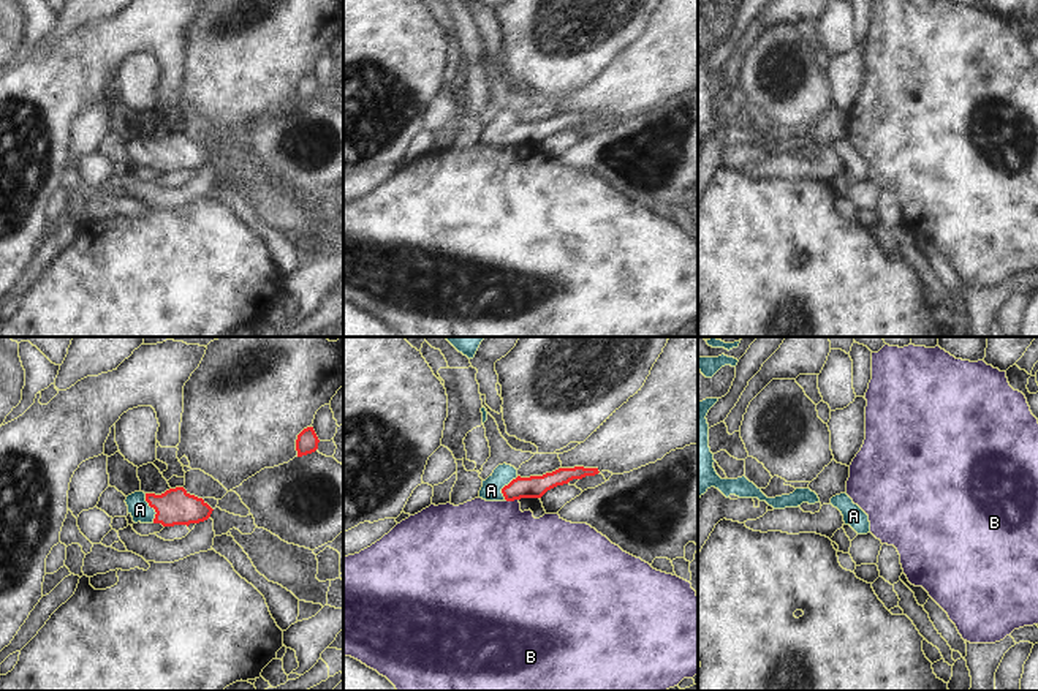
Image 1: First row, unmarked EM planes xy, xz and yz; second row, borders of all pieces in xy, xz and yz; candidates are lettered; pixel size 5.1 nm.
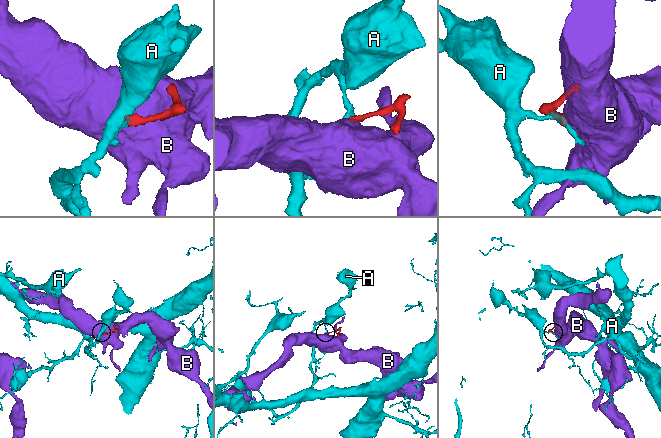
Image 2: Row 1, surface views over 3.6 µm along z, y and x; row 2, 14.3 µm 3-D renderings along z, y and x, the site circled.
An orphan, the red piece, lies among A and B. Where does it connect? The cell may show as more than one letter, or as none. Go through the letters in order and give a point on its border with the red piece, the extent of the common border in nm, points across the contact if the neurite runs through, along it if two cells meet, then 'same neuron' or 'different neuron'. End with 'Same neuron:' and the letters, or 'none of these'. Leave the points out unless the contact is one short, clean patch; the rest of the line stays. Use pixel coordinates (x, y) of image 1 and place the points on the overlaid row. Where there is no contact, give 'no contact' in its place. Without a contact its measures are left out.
A: xy (152, 506) | 160 nm | across xy (174, 506), (152, 506), (140, 509) | same neuron
B: xz (511, 500) | 70 nm | along xz (505, 498), (518, 500) | different neuron
Same neuron: A

